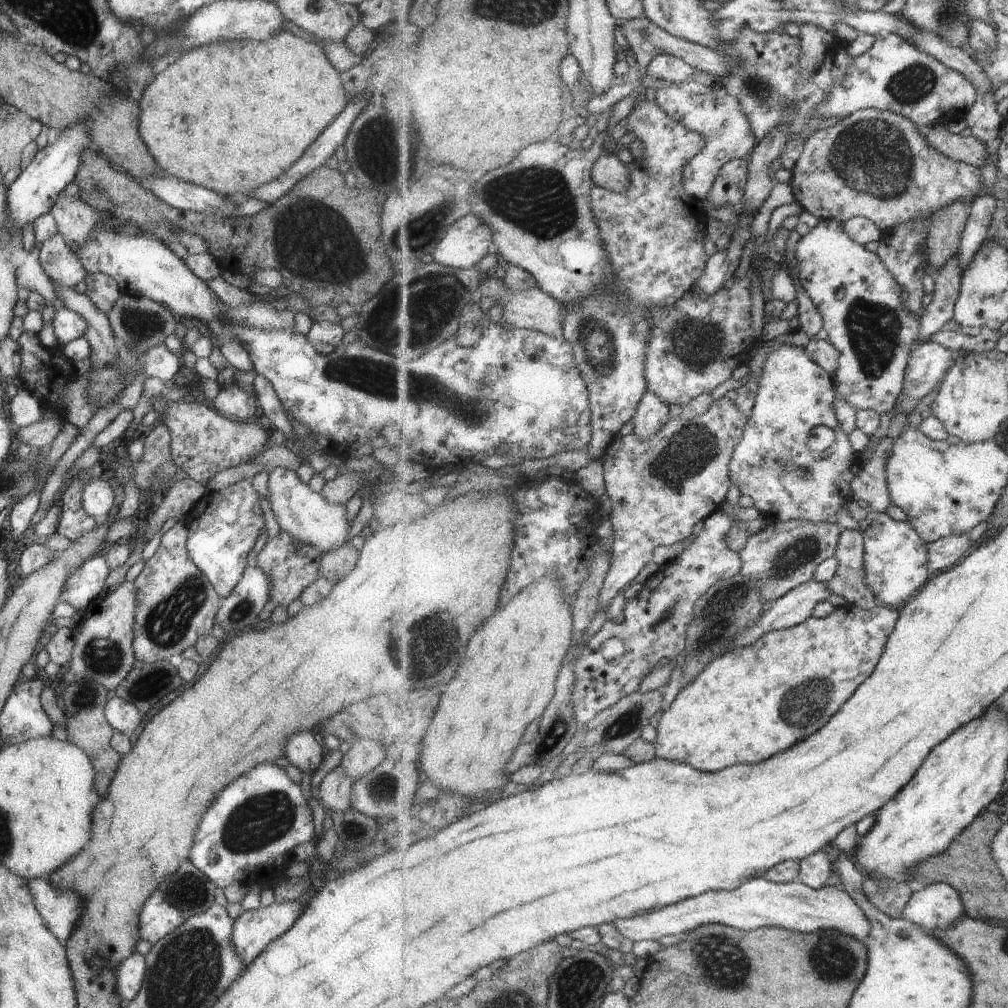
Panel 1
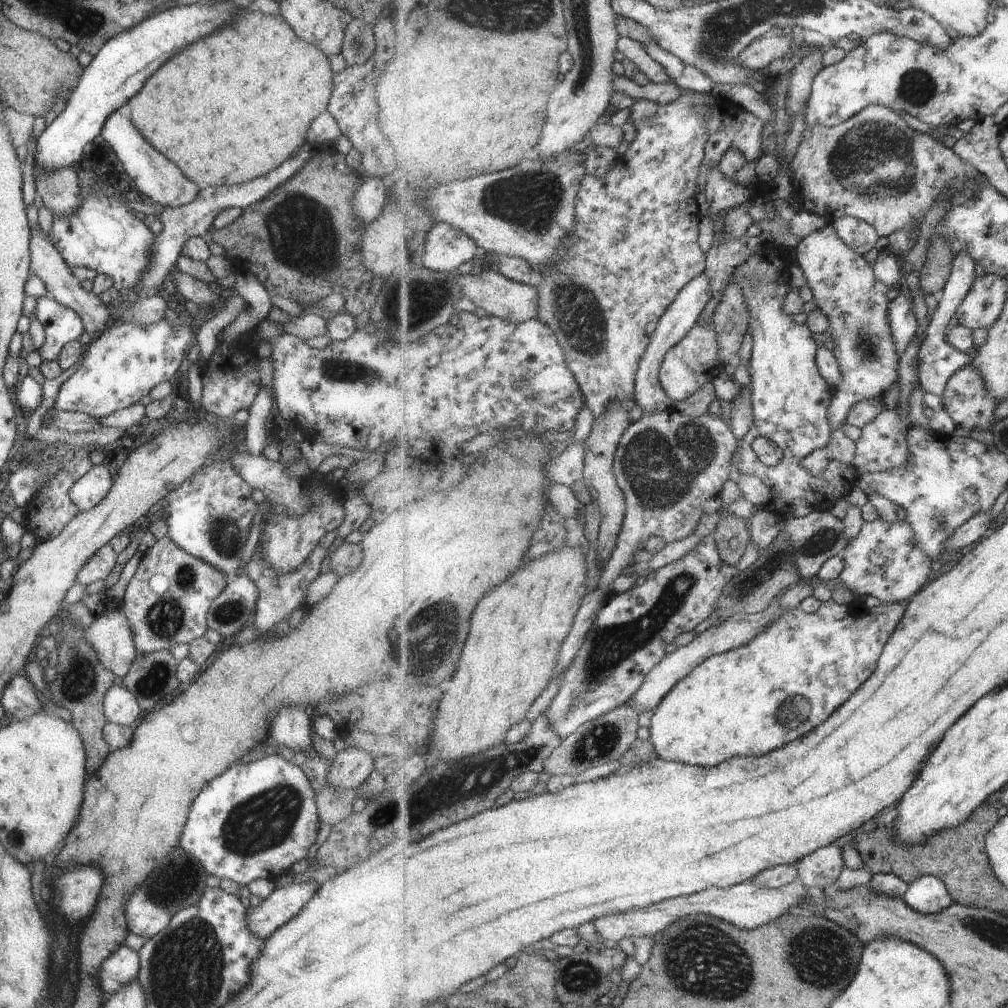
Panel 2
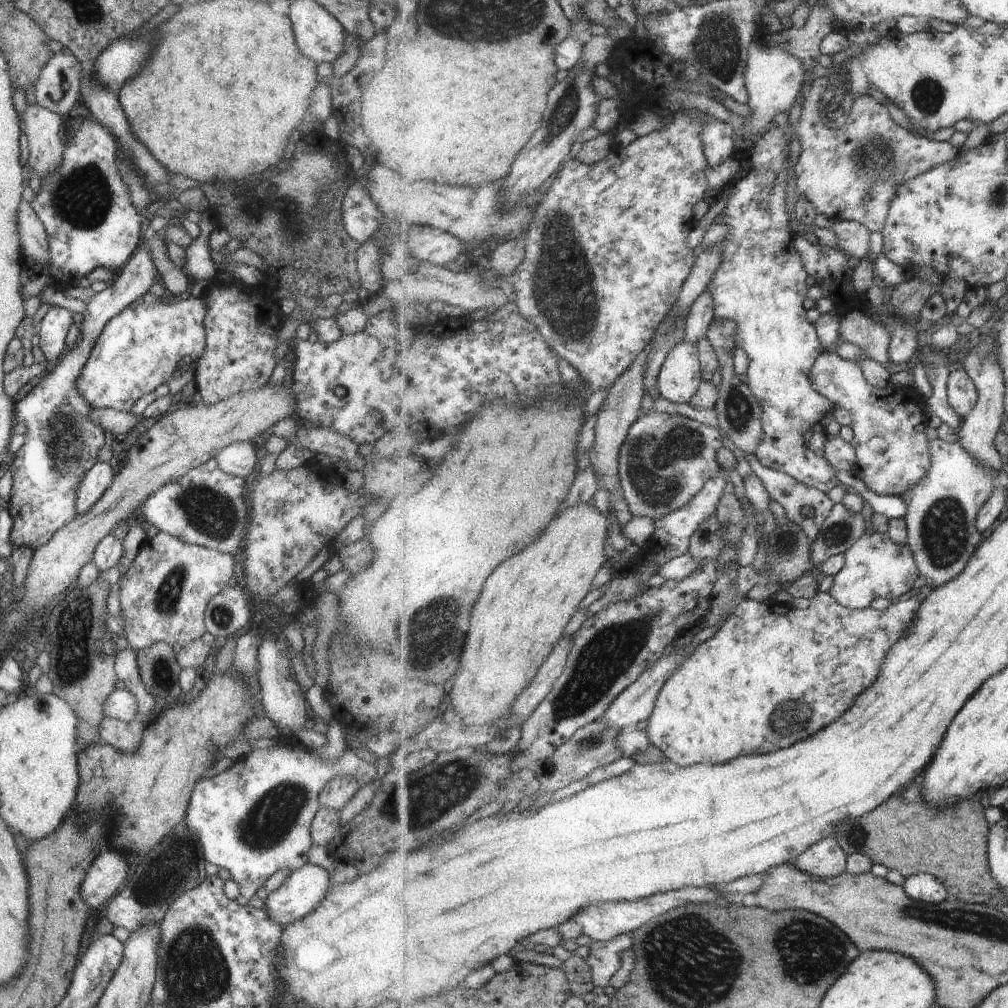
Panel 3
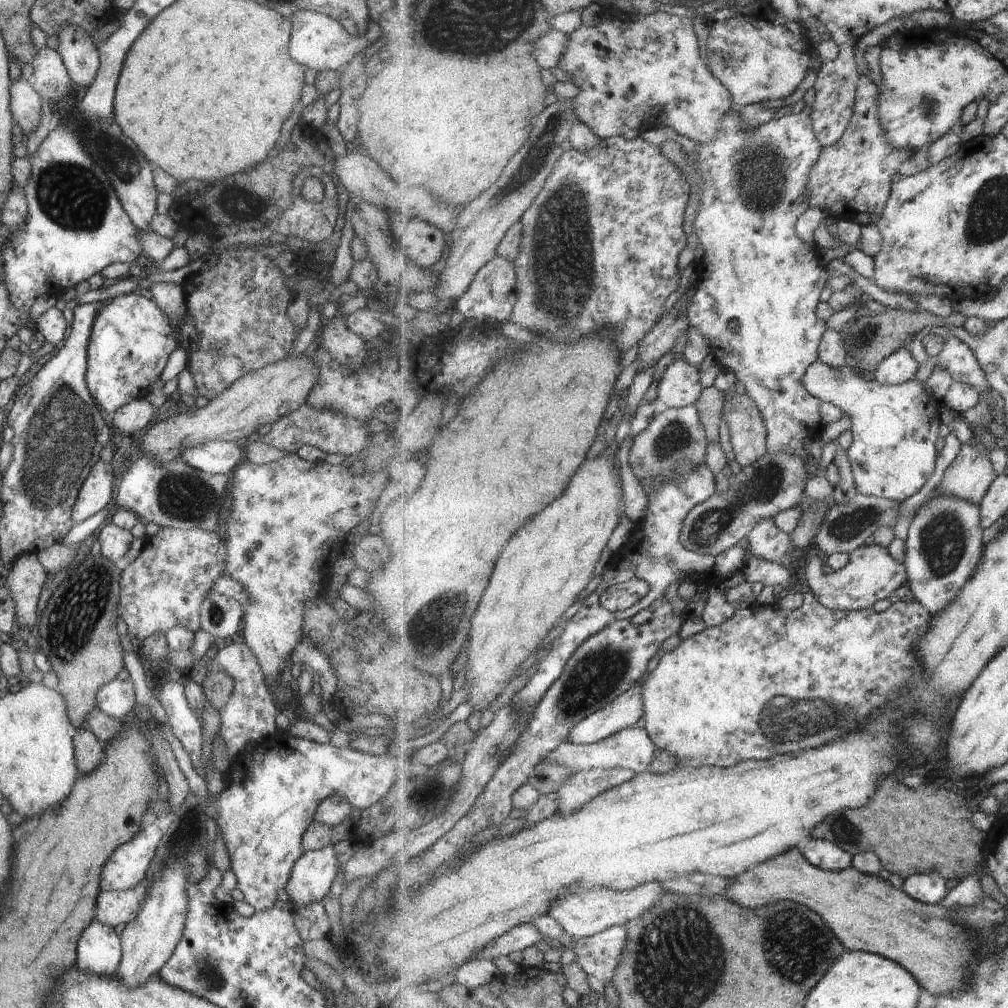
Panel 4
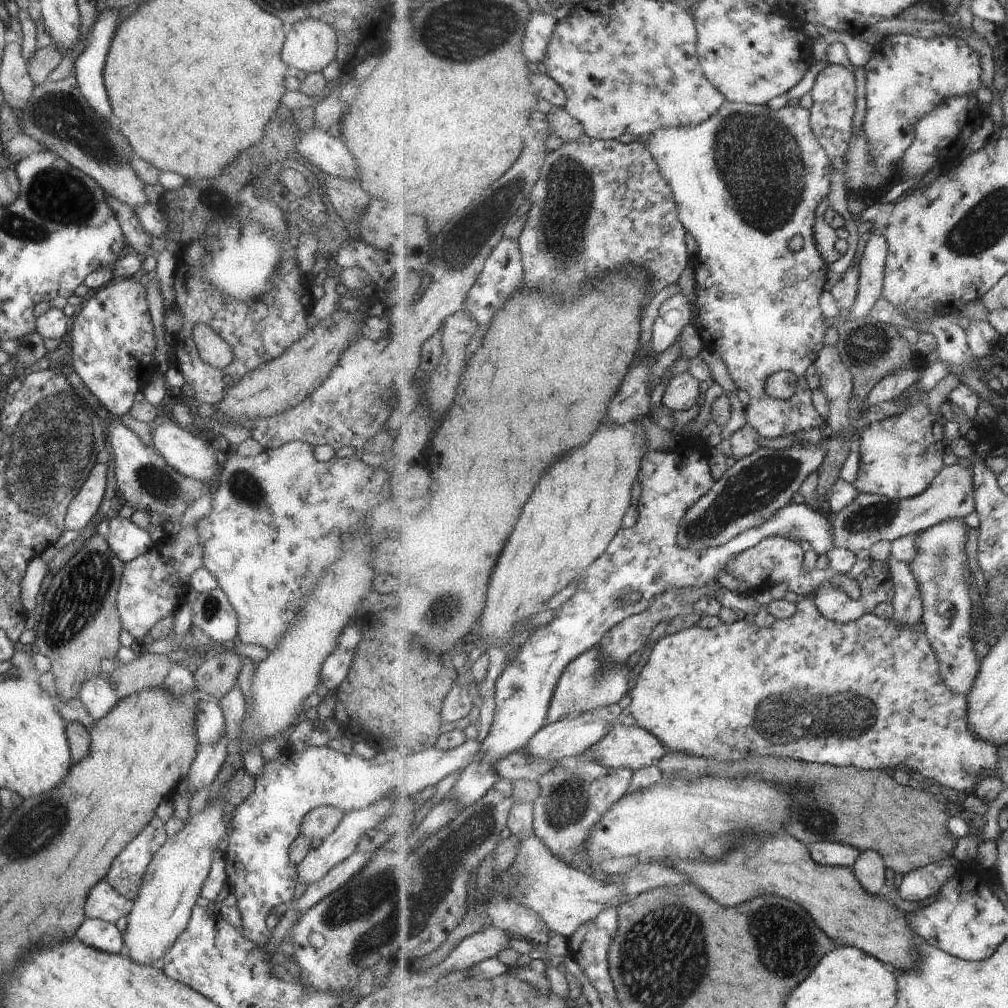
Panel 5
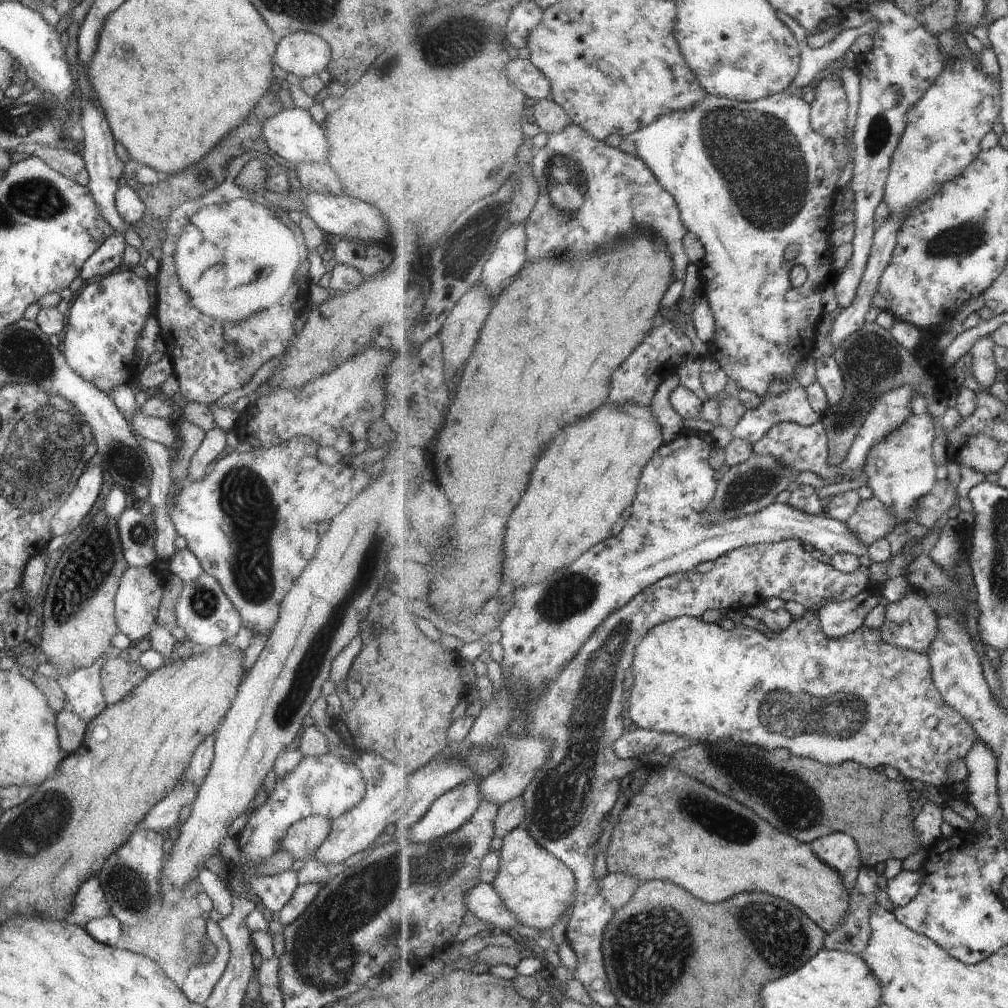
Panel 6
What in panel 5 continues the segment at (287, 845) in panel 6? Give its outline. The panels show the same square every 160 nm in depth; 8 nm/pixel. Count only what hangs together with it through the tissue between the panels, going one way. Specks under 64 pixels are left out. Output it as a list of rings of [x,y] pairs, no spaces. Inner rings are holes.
[[[329,806],[313,808],[308,814],[305,814],[304,818],[301,818],[299,836],[307,838],[309,842],[323,839],[333,832],[343,816],[344,813],[339,812],[337,808],[329,808]]]

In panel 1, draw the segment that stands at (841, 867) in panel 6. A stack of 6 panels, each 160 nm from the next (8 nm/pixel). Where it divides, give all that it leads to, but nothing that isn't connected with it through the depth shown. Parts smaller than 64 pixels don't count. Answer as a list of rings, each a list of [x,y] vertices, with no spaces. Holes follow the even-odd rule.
[[[823,850],[800,860],[800,873],[796,881],[814,889],[823,888],[834,872],[833,856],[832,851]]]

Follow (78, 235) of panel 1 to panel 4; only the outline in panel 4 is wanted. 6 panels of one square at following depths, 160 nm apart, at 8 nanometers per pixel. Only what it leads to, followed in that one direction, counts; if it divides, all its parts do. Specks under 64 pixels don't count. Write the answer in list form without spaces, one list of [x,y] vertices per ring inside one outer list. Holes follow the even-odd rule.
[[[9,80],[9,110],[12,120],[22,132],[36,131],[40,120],[41,98],[35,92],[31,81]]]

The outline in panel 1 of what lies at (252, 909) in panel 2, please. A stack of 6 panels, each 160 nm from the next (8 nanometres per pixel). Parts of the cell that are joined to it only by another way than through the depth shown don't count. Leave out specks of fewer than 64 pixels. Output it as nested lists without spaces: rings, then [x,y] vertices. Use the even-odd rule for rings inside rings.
[[[298,900],[277,904],[274,901],[269,906],[262,906],[255,910],[241,910],[232,924],[230,941],[235,954],[238,954],[242,963],[247,966],[273,939],[281,936],[298,917],[302,910]]]

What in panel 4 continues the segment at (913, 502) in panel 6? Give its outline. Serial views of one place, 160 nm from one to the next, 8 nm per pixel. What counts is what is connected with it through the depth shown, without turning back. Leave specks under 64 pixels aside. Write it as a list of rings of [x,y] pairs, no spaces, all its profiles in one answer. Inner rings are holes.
[[[818,359],[807,370],[804,386],[808,388],[810,394],[813,394],[813,397],[822,402],[835,404],[851,416],[853,420],[851,432],[854,441],[848,452],[858,493],[867,497],[904,502],[928,485],[935,474],[935,464],[939,458],[935,444],[937,444],[937,438],[941,437],[939,436],[939,426],[941,426],[939,415],[943,402],[935,399],[933,394],[925,388],[924,382],[908,381],[899,386],[885,386],[875,379],[868,380],[859,369],[851,368],[849,365],[843,368],[832,368]]]

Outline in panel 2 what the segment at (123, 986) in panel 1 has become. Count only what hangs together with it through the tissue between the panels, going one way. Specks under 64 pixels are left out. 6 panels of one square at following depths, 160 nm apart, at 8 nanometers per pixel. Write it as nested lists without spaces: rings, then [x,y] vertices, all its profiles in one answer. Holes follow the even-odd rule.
[[[114,947],[110,955],[100,964],[98,984],[103,995],[108,996],[135,979],[140,967],[138,953],[129,947]]]

